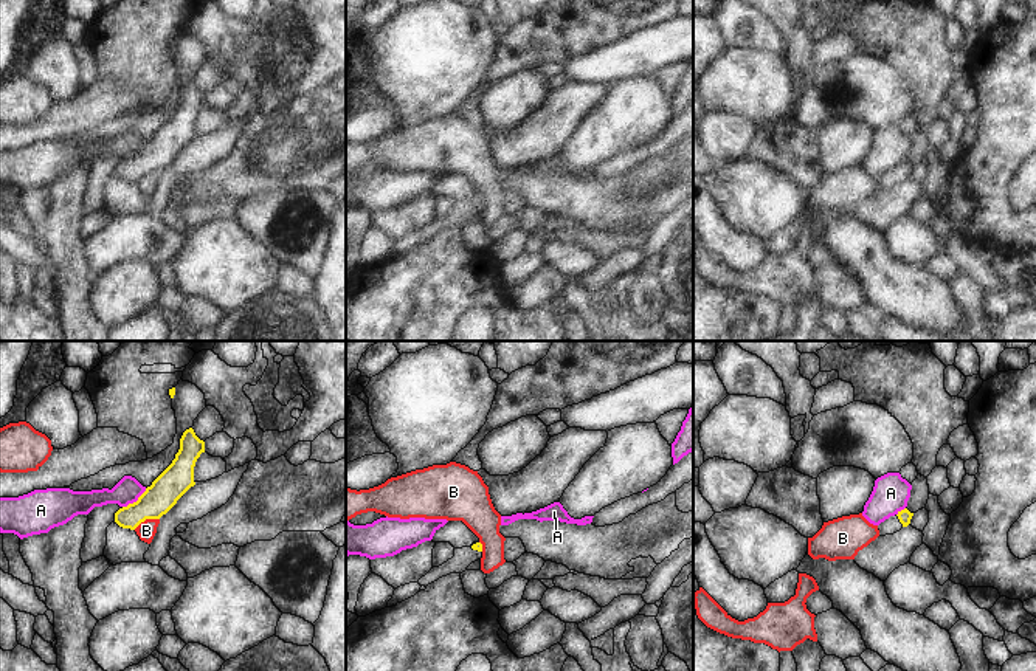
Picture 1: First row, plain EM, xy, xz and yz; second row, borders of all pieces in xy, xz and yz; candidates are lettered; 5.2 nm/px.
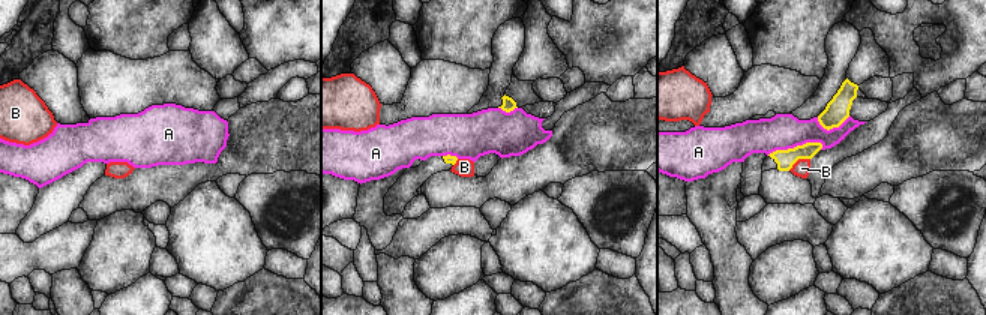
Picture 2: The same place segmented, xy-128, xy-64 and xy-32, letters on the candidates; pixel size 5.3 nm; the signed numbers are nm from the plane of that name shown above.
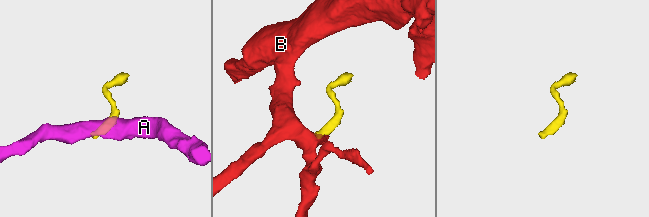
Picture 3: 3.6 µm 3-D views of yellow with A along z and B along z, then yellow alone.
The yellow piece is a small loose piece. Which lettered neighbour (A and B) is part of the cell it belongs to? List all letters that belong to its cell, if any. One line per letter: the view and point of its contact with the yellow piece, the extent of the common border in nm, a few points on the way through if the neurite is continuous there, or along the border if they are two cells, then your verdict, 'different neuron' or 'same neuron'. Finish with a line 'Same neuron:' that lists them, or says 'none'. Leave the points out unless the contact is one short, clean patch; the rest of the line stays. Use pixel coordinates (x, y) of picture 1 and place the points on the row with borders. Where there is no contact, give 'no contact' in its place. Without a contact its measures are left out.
A: xy (137, 501) | 160 nm | along xy (146, 488), (135, 501), (123, 507) | different neuron
B: xy (146, 518) | 150 nm | along xy (158, 518), (146, 518), (134, 529) | different neuron
Same neuron: none

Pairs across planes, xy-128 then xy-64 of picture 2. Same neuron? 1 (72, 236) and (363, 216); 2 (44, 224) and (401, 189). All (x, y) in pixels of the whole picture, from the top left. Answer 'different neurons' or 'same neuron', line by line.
1: different neurons
2: same neuron

